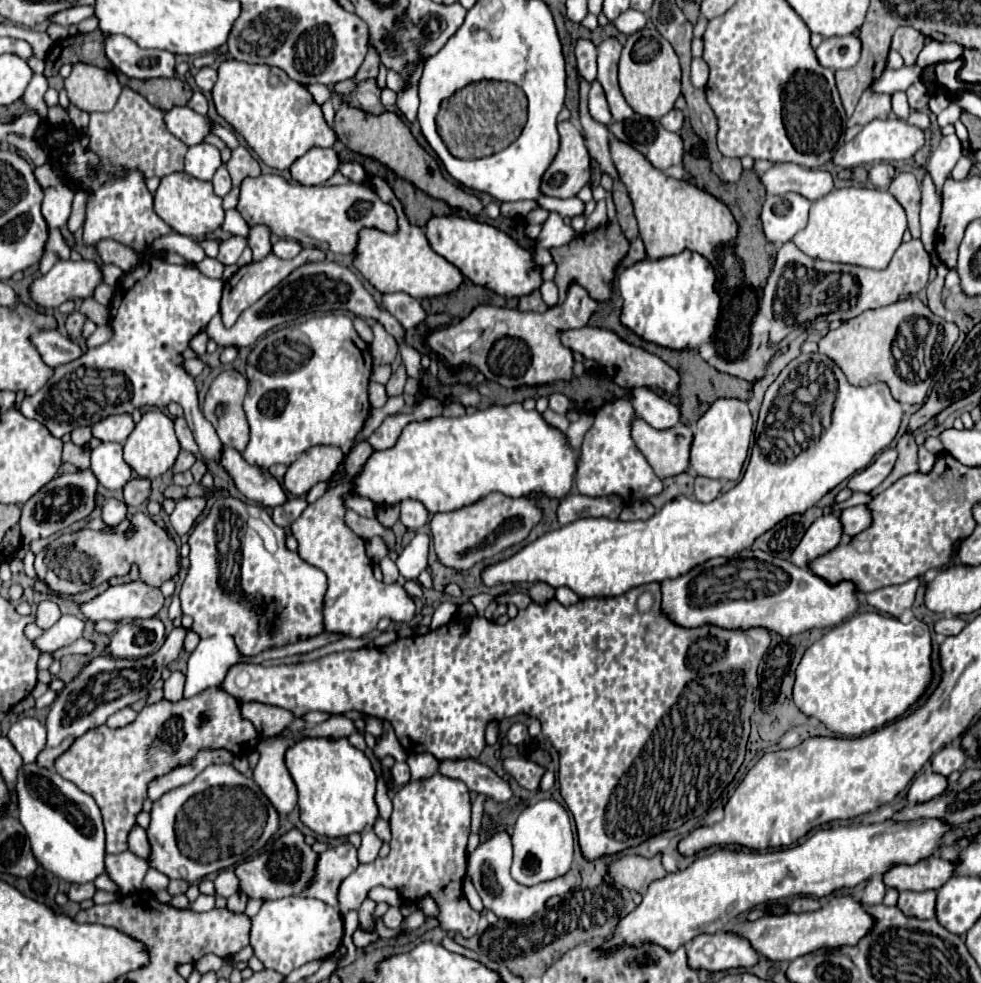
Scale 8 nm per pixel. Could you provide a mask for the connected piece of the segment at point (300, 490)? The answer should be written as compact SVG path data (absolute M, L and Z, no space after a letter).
M312 446L292 462L284 474L284 488L294 496L306 494L316 482L330 480L344 452L336 446Z

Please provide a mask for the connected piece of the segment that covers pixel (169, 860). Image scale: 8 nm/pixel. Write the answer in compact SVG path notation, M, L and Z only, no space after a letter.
M210 764L206 766L190 784L178 786L172 792L164 794L154 802L150 812L150 828L148 840L156 840L160 846L154 846L150 866L164 872L168 878L184 878L190 882L202 880L206 874L220 872L226 866L248 860L252 854L260 852L260 848L268 842L268 838L278 830L278 814L274 808L268 812L268 800L256 786L252 778L240 774L232 764Z

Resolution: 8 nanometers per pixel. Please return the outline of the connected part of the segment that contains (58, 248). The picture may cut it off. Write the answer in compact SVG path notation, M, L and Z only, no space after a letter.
M50 230L48 242L46 242L46 250L56 252L60 258L70 258L70 248L64 244L60 230Z

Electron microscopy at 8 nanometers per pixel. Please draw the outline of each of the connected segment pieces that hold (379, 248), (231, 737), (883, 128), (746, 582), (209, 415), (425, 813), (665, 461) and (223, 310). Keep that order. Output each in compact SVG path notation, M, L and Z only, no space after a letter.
M372 178L370 188L380 196L382 202L388 202L392 208L396 208L398 230L394 234L386 234L376 228L362 228L358 234L358 246L354 250L354 260L352 260L354 268L382 294L406 292L414 298L432 298L432 296L454 292L464 280L460 270L428 246L424 230L420 226L412 226L406 220L402 204L398 202L394 192L382 178Z
M220 686L216 688L206 688L200 694L192 696L192 698L180 698L178 702L170 702L166 698L162 698L160 702L154 704L146 704L142 708L142 712L138 712L138 718L134 722L130 722L128 726L122 728L108 728L108 726L98 726L88 730L84 736L80 736L56 762L54 762L54 770L74 782L80 790L88 792L94 796L96 804L102 810L104 816L104 826L106 826L106 852L108 854L120 854L124 850L128 850L128 834L134 826L136 816L142 812L142 804L148 798L148 784L154 778L160 778L164 774L168 774L170 770L174 770L176 766L184 764L184 762L192 762L194 756L198 754L198 750L228 750L232 752L236 758L250 754L260 742L260 734L256 732L254 724L246 718L242 718L240 714L240 702L230 696L226 690L222 690Z
M874 118L850 142L846 142L844 146L840 146L836 150L836 154L832 156L832 162L836 166L842 166L842 168L856 168L856 166L862 166L862 164L868 164L868 162L908 160L916 154L918 148L924 146L924 142L926 142L924 132L916 126L910 126L908 122L904 122L900 118L886 118L886 120Z
M742 550L734 558L712 558L680 578L664 580L662 610L676 624L688 628L702 624L714 624L728 630L764 626L780 636L792 636L812 628L840 624L858 610L858 594L852 582L830 586L788 560L762 550Z
M230 368L230 370L222 370L210 384L208 388L208 394L204 398L204 416L206 420L216 428L222 444L226 448L236 448L238 452L244 450L244 446L248 444L248 434L250 434L250 428L248 428L248 420L244 416L244 410L242 410L242 400L246 396L246 376L240 374L238 370Z
M434 774L428 780L412 780L404 784L404 788L394 794L392 802L394 802L394 812L390 816L390 832L392 832L390 854L386 858L376 858L368 866L366 864L358 866L340 884L340 892L338 892L340 912L346 914L348 910L358 910L358 906L366 900L366 894L370 888L386 886L396 890L400 898L404 898L404 902L408 904L416 904L424 896L430 896L440 910L438 922L444 932L456 932L462 938L474 936L480 914L470 908L468 900L462 894L462 880L468 868L466 846L468 846L468 834L470 834L470 796L468 796L466 784L442 774Z
M636 418L632 422L632 440L652 470L660 478L676 476L688 470L688 446L692 444L692 426L676 424L666 430L656 430L648 422Z
M304 248L296 258L292 260L282 260L282 258L276 258L274 254L268 254L264 260L260 262L250 262L248 266L242 266L226 284L224 284L224 292L222 292L222 300L220 300L220 316L222 316L222 322L224 326L232 326L236 322L236 318L240 316L242 310L246 310L248 306L252 306L258 298L262 298L266 292L270 292L276 284L280 284L290 272L294 272L296 268L300 268L302 264L308 264L308 262L322 262L326 260L326 254L318 248Z

